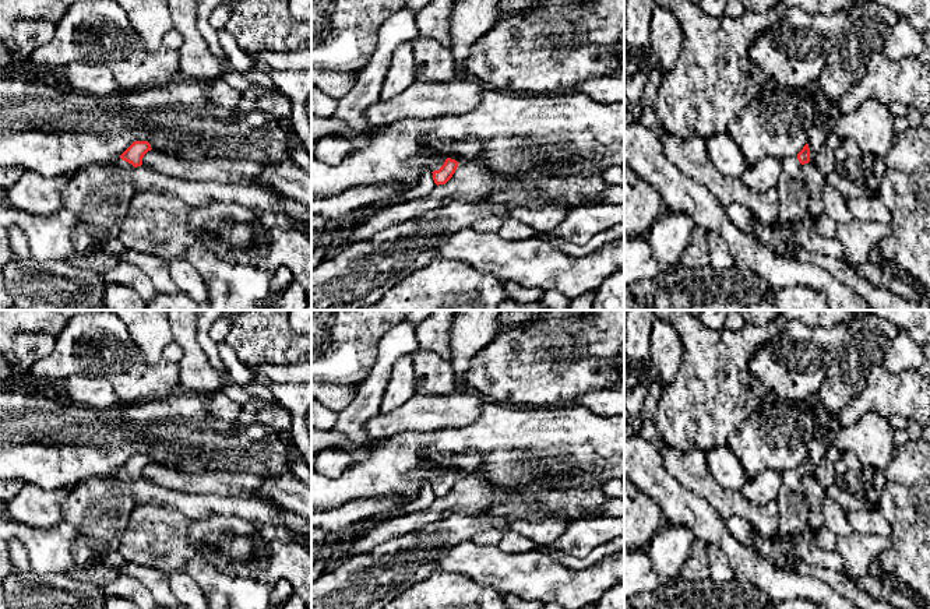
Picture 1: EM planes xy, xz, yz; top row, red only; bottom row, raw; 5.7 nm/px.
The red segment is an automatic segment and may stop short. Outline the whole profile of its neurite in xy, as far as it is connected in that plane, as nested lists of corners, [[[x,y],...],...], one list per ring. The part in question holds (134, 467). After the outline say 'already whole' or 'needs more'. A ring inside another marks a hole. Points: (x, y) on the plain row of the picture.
[[[134,454],[117,474],[88,476],[70,489],[70,494],[61,506],[61,517],[63,521],[77,528],[71,556],[78,567],[88,571],[103,567],[106,566],[103,559],[110,553],[117,553],[119,539],[135,507],[133,482],[142,478],[144,468],[151,462],[148,454]]]; needs more

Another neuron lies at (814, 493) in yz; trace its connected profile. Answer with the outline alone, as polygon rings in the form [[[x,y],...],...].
[[[813,475],[802,478],[802,486],[809,508],[807,525],[817,532],[824,527],[822,506],[827,499],[827,493]]]

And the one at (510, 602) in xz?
[[[503,596],[505,609],[545,609],[546,603],[542,602],[528,602],[517,596]]]

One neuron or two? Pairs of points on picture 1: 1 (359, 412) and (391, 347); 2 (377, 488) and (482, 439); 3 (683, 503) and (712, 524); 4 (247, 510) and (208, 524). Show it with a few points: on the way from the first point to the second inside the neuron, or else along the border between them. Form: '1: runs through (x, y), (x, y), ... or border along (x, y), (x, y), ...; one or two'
1: runs through (369, 395), (384, 363); one
2: runs through (401, 461), (421, 442), (455, 440); one
3: runs through (690, 510), (705, 523); one
4: border along (201, 517), (210, 514), (240, 516), (252, 521); two

